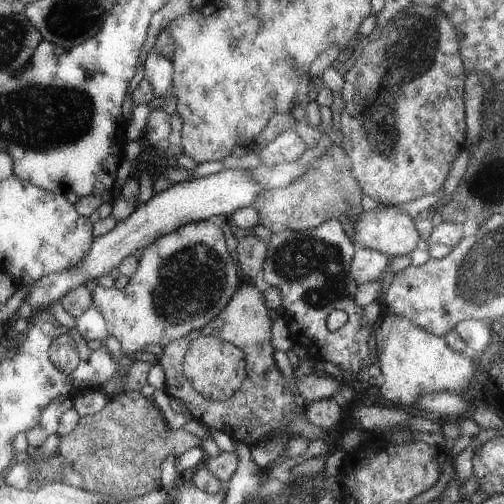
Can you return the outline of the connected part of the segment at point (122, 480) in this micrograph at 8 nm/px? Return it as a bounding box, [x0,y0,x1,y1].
[56,390,201,503]

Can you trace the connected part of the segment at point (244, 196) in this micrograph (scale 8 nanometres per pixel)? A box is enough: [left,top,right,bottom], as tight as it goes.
[23,169,261,310]

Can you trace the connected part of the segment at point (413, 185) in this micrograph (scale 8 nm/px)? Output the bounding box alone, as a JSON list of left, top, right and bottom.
[339,4,465,206]

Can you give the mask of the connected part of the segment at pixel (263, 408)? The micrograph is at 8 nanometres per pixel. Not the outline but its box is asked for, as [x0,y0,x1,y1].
[157,281,332,448]

